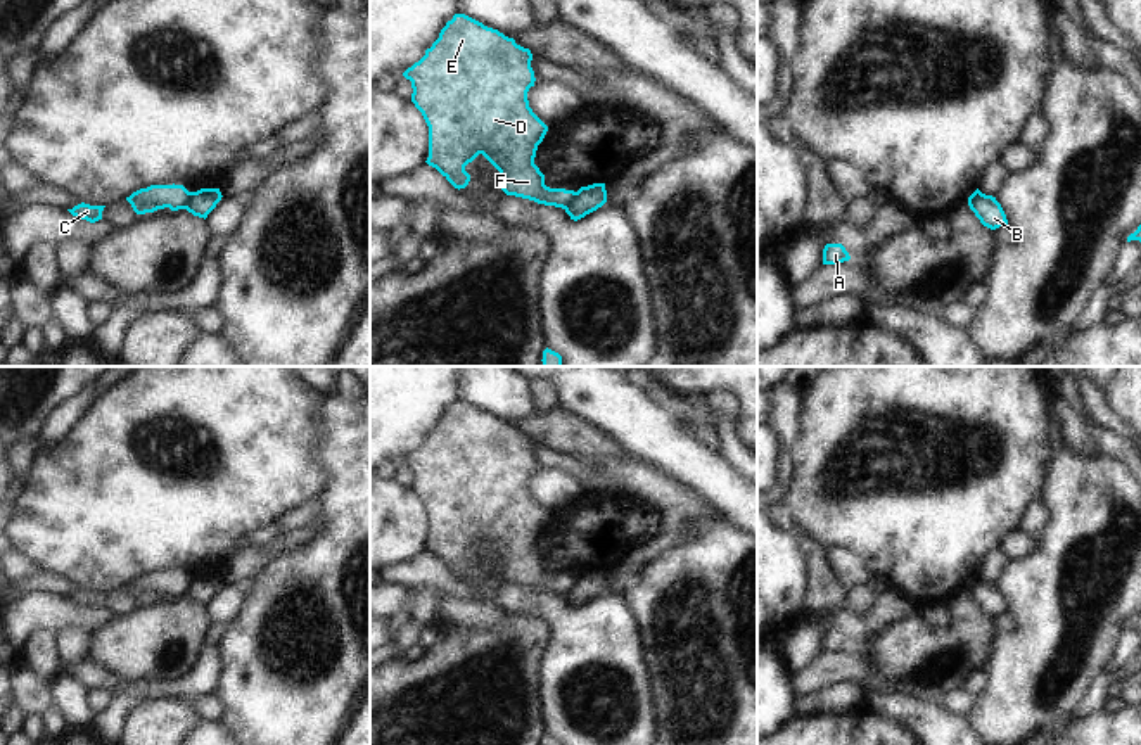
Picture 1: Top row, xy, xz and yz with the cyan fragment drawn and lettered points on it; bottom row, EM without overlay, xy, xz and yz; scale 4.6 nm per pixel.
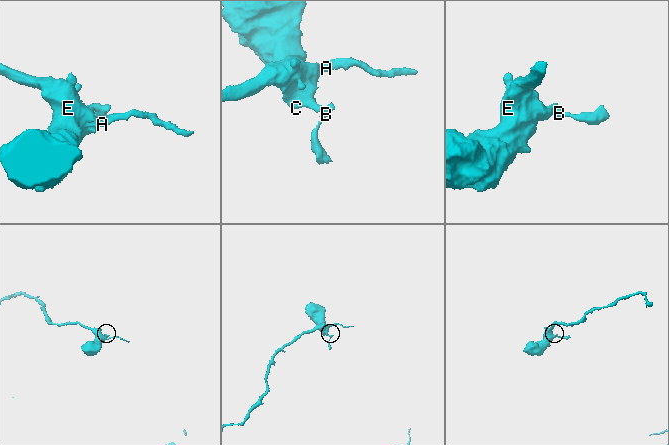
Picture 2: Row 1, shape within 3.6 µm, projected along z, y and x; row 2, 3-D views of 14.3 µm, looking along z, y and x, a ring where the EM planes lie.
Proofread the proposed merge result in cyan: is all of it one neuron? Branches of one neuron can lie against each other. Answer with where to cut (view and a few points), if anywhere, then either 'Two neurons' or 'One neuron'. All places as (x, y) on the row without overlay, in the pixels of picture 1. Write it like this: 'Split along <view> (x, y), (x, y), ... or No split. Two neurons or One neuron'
Split along xz (576, 579), (566, 597). Two neurons.

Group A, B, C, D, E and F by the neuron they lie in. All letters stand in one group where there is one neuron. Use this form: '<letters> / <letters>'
A C D E F / B

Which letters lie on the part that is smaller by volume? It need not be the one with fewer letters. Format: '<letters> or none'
B

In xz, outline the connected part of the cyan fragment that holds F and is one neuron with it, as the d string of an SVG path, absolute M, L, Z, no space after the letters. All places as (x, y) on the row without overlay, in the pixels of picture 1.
M455 401L425 443L403 463L411 468L411 489L429 513L425 550L455 576L469 572L465 553L482 541L500 558L500 576L507 583L567 596L576 579L546 574L545 562L534 551L548 513L529 494L527 479L536 468L531 448L531 437L513 425L465 401Z

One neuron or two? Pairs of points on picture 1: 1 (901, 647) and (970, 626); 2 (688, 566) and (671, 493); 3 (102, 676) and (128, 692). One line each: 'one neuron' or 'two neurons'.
1: one neuron
2: two neurons
3: two neurons

